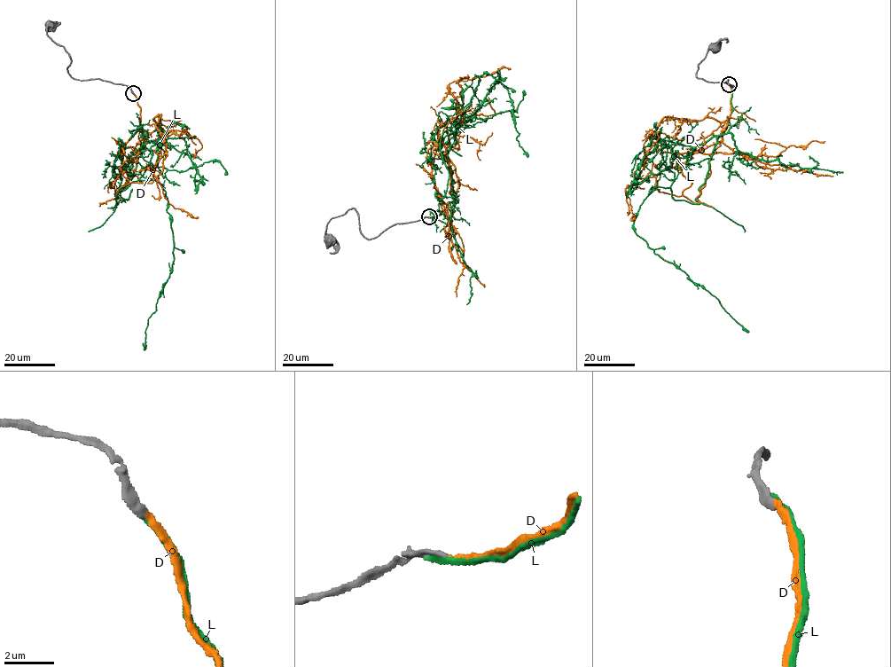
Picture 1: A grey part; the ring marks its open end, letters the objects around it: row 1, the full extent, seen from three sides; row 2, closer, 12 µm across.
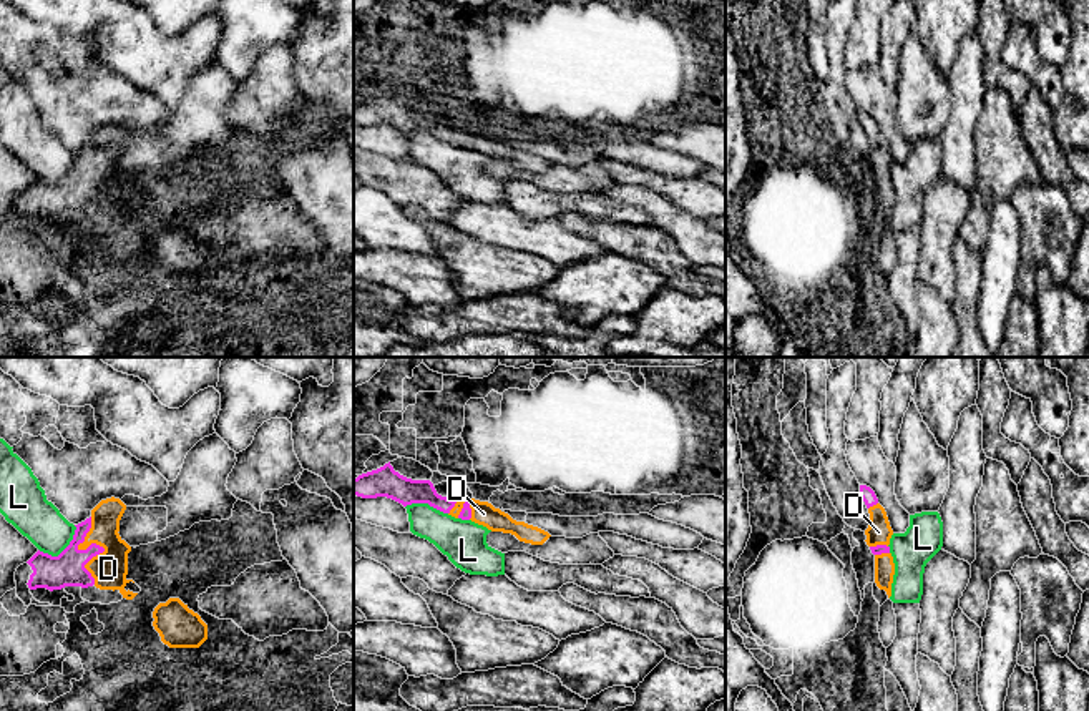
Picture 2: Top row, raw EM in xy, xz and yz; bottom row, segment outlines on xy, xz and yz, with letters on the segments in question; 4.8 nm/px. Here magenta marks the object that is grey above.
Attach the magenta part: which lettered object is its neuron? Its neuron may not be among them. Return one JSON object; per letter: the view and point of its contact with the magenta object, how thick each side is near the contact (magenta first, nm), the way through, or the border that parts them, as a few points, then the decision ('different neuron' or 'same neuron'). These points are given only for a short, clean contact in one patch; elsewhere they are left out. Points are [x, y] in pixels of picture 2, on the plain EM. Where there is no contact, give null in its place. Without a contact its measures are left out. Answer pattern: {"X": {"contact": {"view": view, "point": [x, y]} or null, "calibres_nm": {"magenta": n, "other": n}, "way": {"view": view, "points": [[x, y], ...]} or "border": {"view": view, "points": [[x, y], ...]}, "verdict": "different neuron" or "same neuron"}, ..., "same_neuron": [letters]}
{"D": {"contact": {"view": "xy", "point": [95, 171]}, "calibres_nm": {"magenta": 160, "other": 170}, "way": {"view": "xy", "points": [[68, 196], [95, 171], [108, 196]]}, "verdict": "same neuron"}, "L": {"contact": {"view": "xy", "point": [63, 178]}, "calibres_nm": {"magenta": 160, "other": 200}, "verdict": "different neuron"}, "same_neuron": ["D"]}

